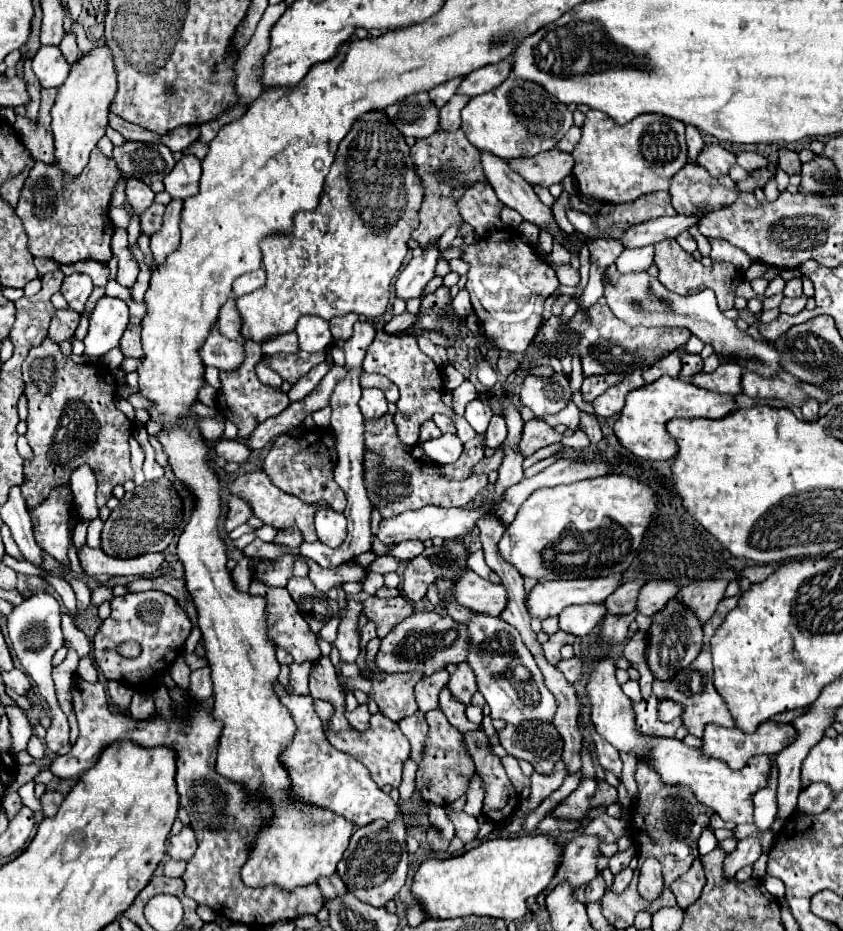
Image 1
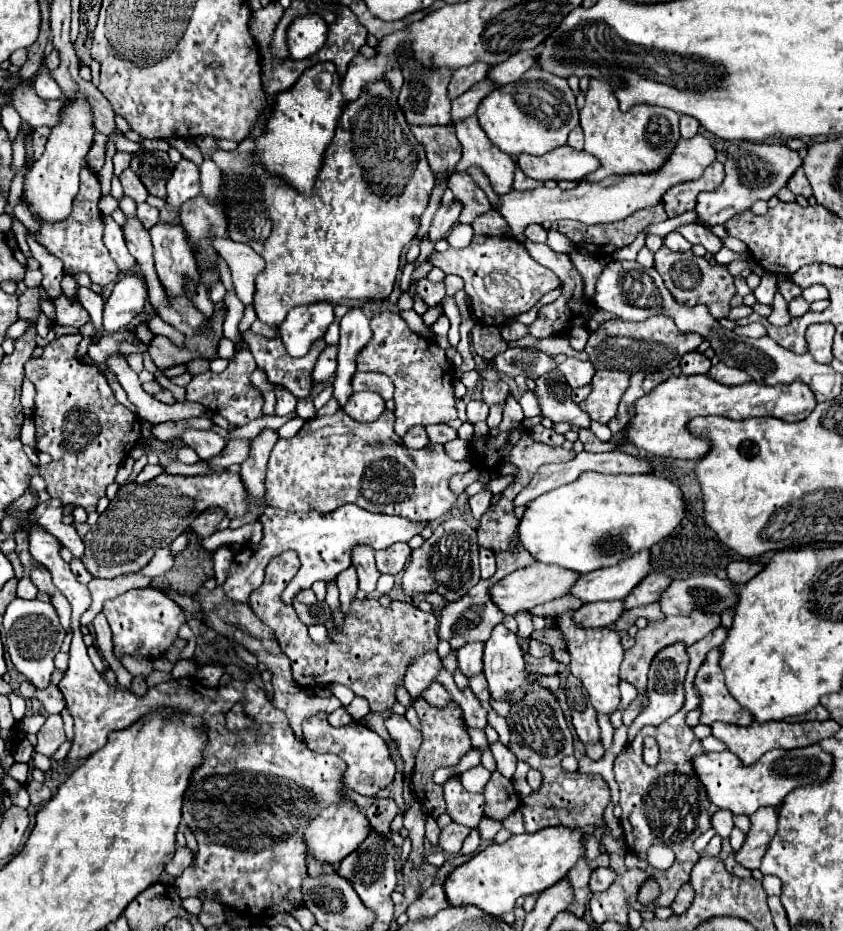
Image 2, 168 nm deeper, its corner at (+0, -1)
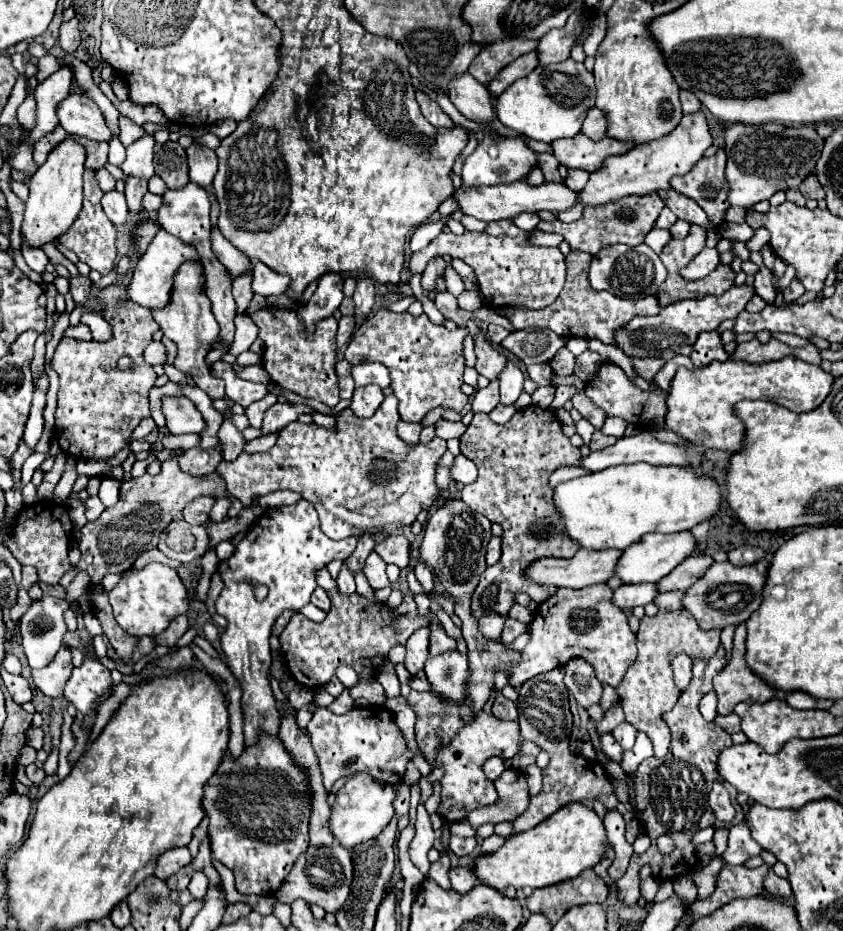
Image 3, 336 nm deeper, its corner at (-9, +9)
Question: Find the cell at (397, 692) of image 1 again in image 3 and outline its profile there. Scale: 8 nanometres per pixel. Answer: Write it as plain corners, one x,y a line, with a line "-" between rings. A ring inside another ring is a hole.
355,592
353,600
335,600
323,622
313,622
301,612
295,612
281,632
279,642
291,676
307,688
325,684
339,666
351,666
361,682
375,682
379,668
387,662
389,650
405,644
415,630
431,626
433,616
433,612
421,616
413,596
405,596
399,608
381,608

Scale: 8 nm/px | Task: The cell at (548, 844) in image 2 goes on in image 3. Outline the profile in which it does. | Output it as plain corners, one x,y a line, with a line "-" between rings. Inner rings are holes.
571,802
535,828
509,836
499,850
477,856
473,860
473,874
481,884
491,886
499,892
505,892
507,886
513,886
517,890
525,886
551,886
561,880
579,876
587,866
595,866
605,854
605,844
607,836
599,816
589,806

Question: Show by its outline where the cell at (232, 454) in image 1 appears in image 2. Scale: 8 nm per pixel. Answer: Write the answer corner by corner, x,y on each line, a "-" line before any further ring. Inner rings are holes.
186,428
180,436
178,436
186,446
190,446
198,456
200,460
208,460
216,454
222,452
222,448
226,446
226,440
220,438
216,432
208,430
208,432
202,432
202,430
194,430
194,428

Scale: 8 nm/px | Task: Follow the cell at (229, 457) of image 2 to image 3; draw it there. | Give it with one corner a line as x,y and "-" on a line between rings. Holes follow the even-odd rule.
215,446
215,448
189,448
185,452
185,456
181,456
179,466
181,470
193,474
193,476
205,476
215,472
217,464
223,462
223,448

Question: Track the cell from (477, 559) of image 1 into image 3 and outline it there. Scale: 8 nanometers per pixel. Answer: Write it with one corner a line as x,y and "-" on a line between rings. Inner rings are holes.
491,536
489,546
487,546
487,564
493,566
497,564
501,558
501,538
499,536

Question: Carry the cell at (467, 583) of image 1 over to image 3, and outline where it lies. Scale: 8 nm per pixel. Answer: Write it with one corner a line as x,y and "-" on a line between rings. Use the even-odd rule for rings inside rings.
583,552
573,558
541,558
525,568
525,578
539,586
587,588
607,582
613,576
613,564
621,552

